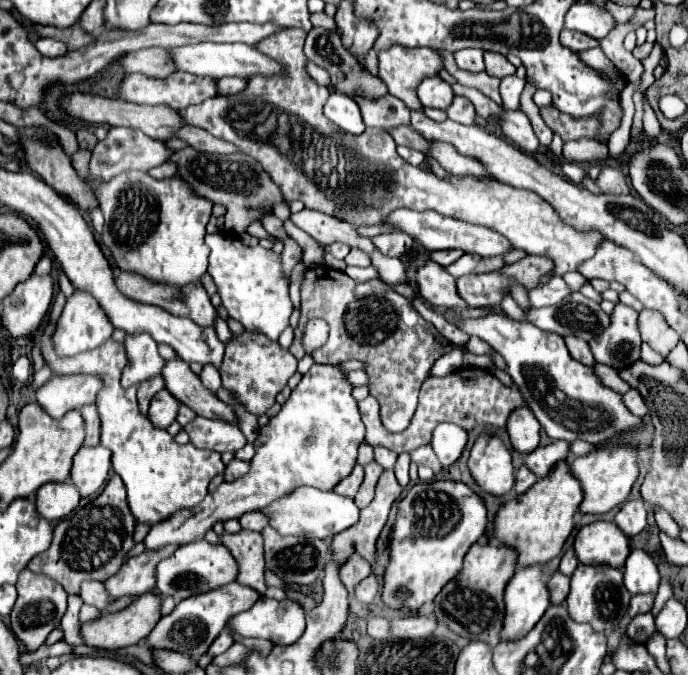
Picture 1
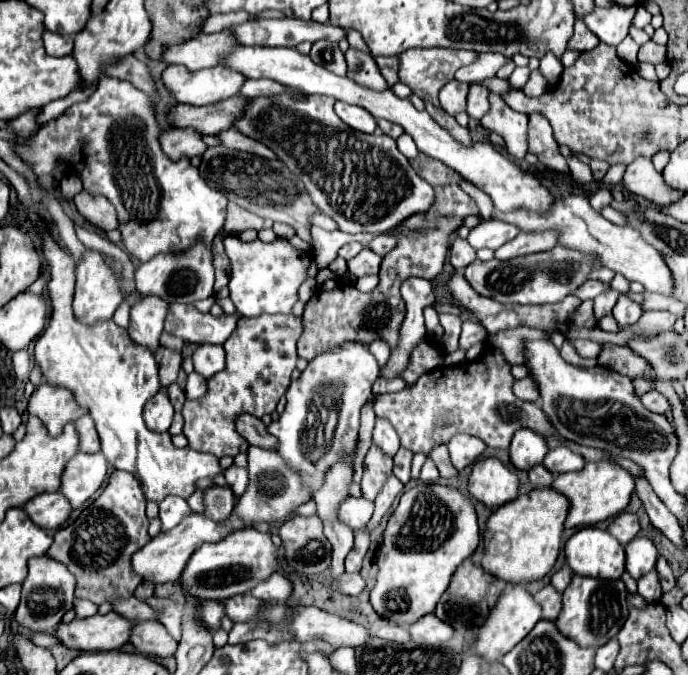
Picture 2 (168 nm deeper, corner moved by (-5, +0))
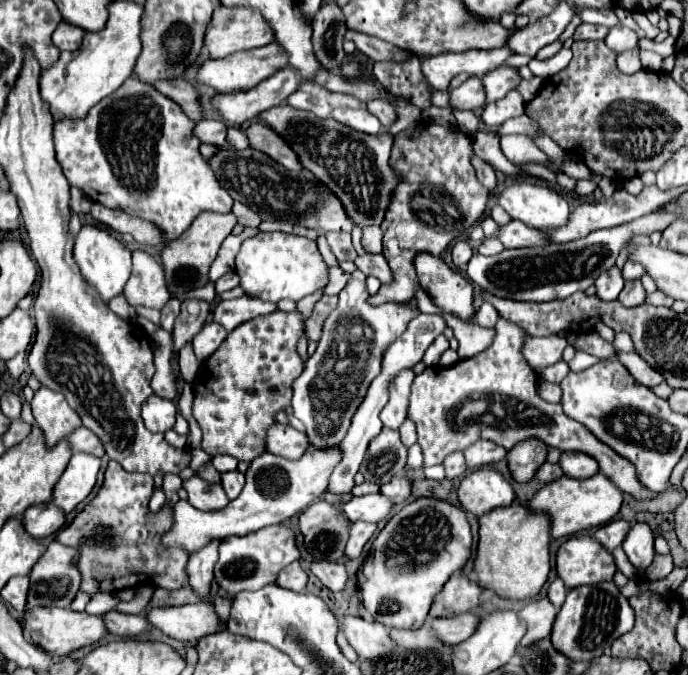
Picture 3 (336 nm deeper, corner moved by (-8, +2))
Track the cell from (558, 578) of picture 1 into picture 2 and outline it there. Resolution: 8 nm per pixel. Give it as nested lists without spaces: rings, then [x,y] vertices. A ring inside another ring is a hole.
[[[547,585],[543,587],[541,591],[535,593],[535,599],[541,603],[543,607],[543,619],[557,619],[559,613],[561,613],[561,607],[563,607],[563,593],[557,591],[555,587]]]

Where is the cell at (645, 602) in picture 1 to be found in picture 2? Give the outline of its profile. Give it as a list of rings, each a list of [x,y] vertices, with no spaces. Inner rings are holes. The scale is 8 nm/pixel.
[[[651,571],[649,575],[643,575],[637,583],[639,583],[639,595],[647,603],[659,603],[659,599],[661,599],[661,585],[659,585],[659,579],[657,579],[655,571]]]

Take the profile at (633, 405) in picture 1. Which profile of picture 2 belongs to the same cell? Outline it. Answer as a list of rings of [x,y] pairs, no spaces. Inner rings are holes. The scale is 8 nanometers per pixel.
[[[655,389],[647,391],[647,393],[641,395],[639,399],[641,399],[641,403],[645,403],[645,409],[649,409],[649,411],[653,411],[653,413],[665,413],[665,411],[669,409],[667,399],[665,399],[659,391],[655,391]]]

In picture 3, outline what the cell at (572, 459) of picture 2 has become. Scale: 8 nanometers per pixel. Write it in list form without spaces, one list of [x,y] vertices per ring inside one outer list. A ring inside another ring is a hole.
[[[562,453],[560,467],[564,469],[564,475],[572,479],[586,479],[600,471],[598,463],[586,453]]]

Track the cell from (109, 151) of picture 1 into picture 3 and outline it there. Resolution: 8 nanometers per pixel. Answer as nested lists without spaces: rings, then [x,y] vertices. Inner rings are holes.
[[[214,119],[200,121],[194,129],[194,133],[198,133],[202,143],[212,143],[212,145],[220,145],[220,147],[224,147],[226,131],[228,131],[228,125],[224,121],[214,121]]]

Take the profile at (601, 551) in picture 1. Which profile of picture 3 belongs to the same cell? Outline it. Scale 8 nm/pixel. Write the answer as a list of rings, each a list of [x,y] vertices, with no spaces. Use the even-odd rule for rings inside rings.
[[[570,537],[558,547],[556,573],[566,589],[610,581],[616,573],[614,557],[592,537]]]

